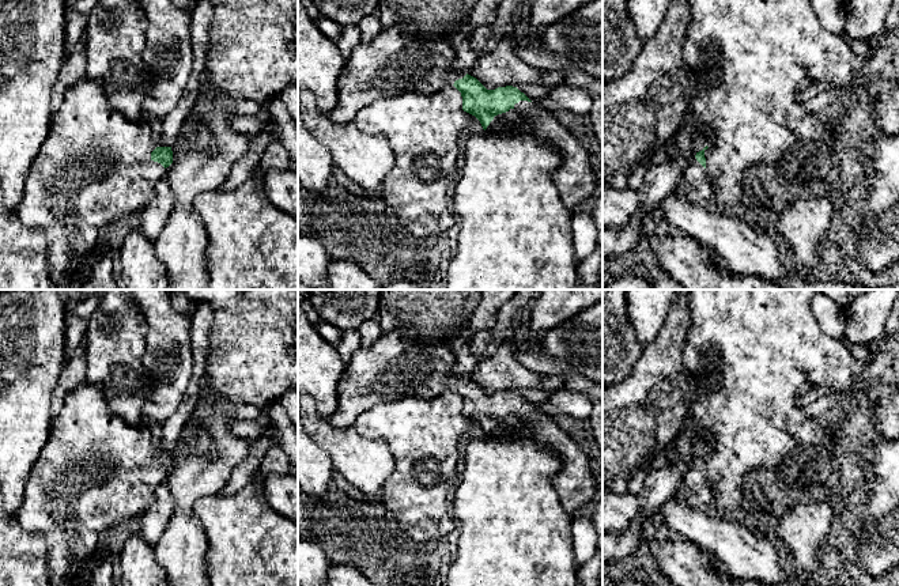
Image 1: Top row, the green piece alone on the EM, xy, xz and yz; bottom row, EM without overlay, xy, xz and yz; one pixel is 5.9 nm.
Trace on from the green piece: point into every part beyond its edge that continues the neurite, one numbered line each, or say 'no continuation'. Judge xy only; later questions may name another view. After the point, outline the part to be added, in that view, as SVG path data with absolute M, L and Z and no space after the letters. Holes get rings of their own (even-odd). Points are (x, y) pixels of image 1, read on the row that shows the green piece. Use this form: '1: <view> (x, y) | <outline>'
1: xy (94, 169) | M84 76L67 88L63 103L52 114L49 135L33 162L23 199L15 209L22 224L39 228L46 235L53 290L76 290L92 266L88 260L103 241L102 231L154 203L155 186L166 175L166 169L151 159L155 148L156 140L152 137L148 122L128 120L116 110L107 101L102 80Z

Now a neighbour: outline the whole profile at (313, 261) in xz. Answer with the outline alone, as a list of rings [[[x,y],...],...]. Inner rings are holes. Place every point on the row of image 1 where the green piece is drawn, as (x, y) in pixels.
[[[298,234],[298,281],[311,290],[325,290],[329,264],[330,258],[320,241]]]

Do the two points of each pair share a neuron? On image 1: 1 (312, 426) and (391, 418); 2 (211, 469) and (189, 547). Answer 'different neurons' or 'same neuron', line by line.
1: different neurons
2: same neuron

